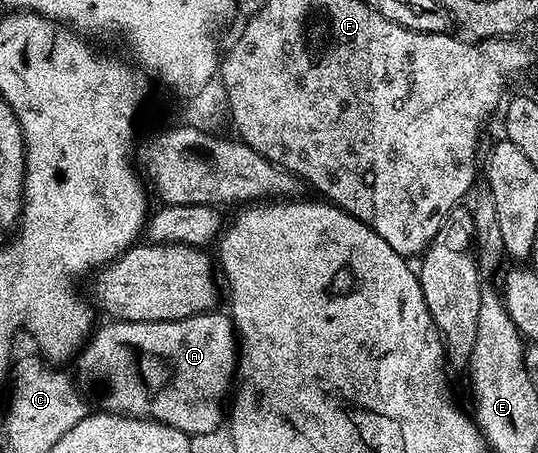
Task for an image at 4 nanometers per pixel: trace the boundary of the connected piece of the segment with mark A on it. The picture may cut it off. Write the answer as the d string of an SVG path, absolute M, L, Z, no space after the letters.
M205 312L170 321L107 321L106 325L99 325L92 332L76 361L90 377L105 382L107 390L104 402L107 411L127 417L153 418L190 436L212 434L219 428L223 418L225 421L226 399L238 370L237 329L227 313L216 313Z

